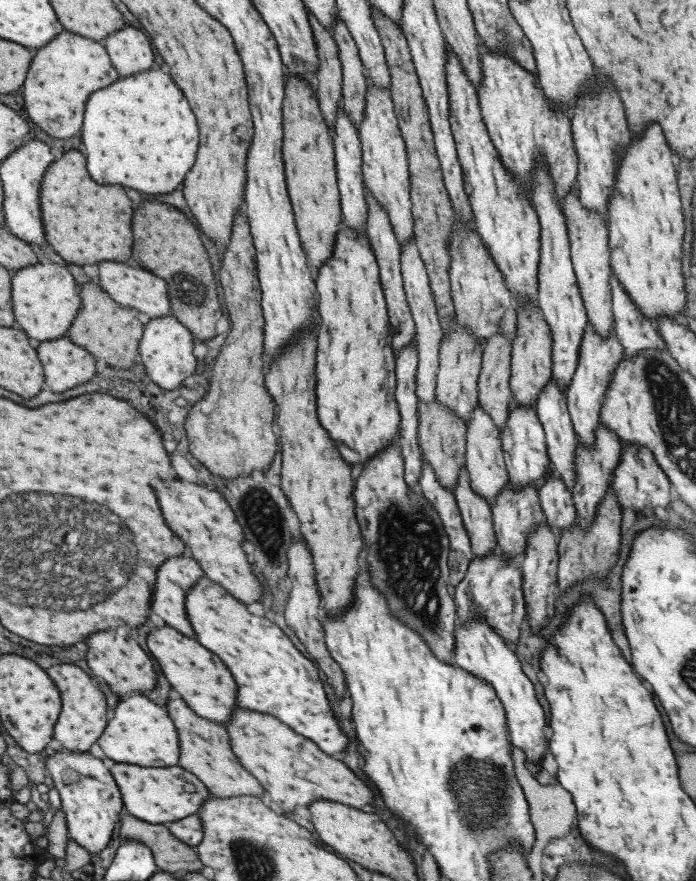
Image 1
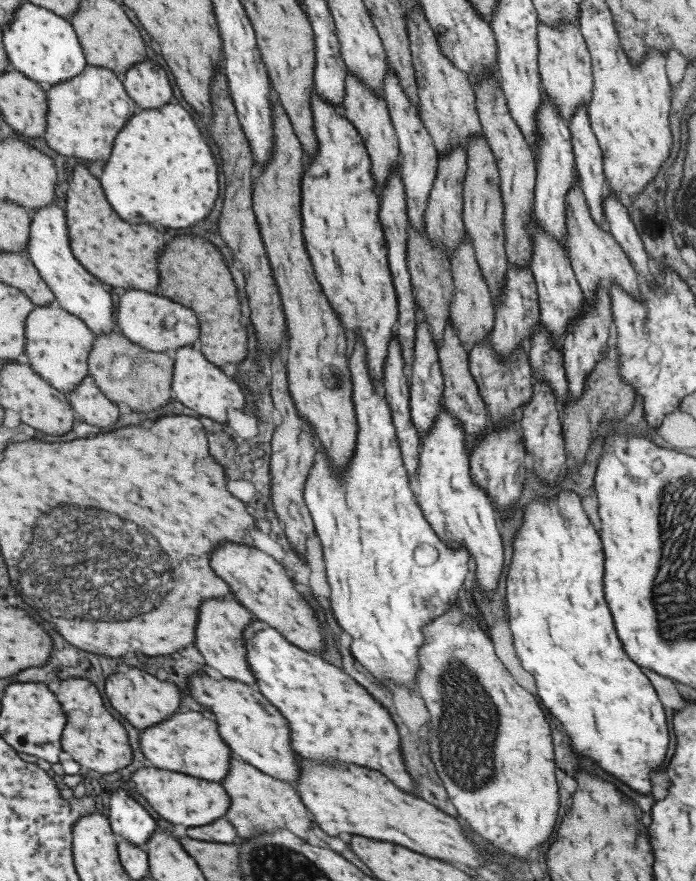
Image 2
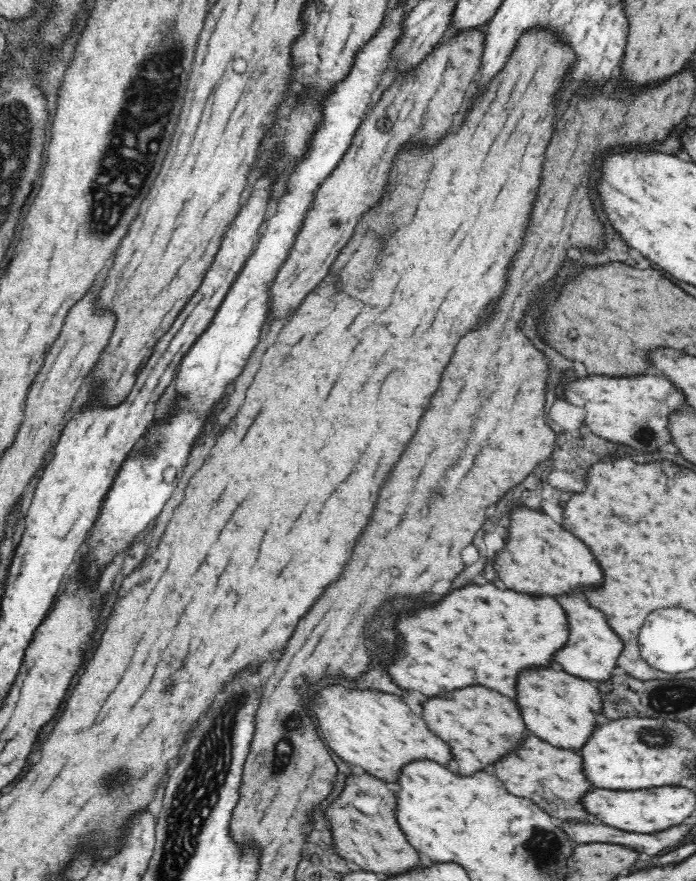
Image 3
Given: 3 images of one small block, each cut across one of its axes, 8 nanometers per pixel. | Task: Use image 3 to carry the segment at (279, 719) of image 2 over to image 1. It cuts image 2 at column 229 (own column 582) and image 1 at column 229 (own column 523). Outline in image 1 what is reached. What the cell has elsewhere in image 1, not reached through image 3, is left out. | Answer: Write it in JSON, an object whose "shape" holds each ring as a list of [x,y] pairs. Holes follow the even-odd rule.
{"shape":[[[167,625],[149,631],[144,638],[144,645],[147,652],[157,660],[160,671],[172,687],[173,695],[181,697],[203,719],[215,720],[219,724],[229,721],[235,702],[235,684],[217,655],[203,648],[194,638],[182,635]]]}

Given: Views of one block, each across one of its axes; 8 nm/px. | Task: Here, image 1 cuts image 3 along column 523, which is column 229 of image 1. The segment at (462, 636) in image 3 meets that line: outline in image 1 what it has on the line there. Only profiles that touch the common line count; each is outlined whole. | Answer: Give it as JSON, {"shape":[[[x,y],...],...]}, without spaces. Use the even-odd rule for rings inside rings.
{"shape":[[[203,575],[185,593],[185,614],[195,632],[195,640],[221,658],[229,668],[237,686],[235,700],[239,708],[271,714],[287,724],[298,735],[305,736],[329,755],[347,747],[348,739],[341,734],[319,680],[316,666],[303,658],[287,636],[265,616],[250,614],[221,586]]]}

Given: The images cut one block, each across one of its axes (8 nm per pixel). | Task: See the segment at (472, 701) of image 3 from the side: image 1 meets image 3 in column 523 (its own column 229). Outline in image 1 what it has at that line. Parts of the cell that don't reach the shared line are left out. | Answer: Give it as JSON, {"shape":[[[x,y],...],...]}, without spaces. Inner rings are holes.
{"shape":[[[235,708],[225,731],[229,734],[232,753],[239,764],[249,771],[269,794],[271,802],[279,804],[281,810],[293,810],[295,806],[307,806],[311,801],[331,798],[333,802],[363,808],[371,804],[371,792],[343,762],[333,760],[321,752],[308,738],[291,732],[285,724],[269,714],[257,714]]]}

